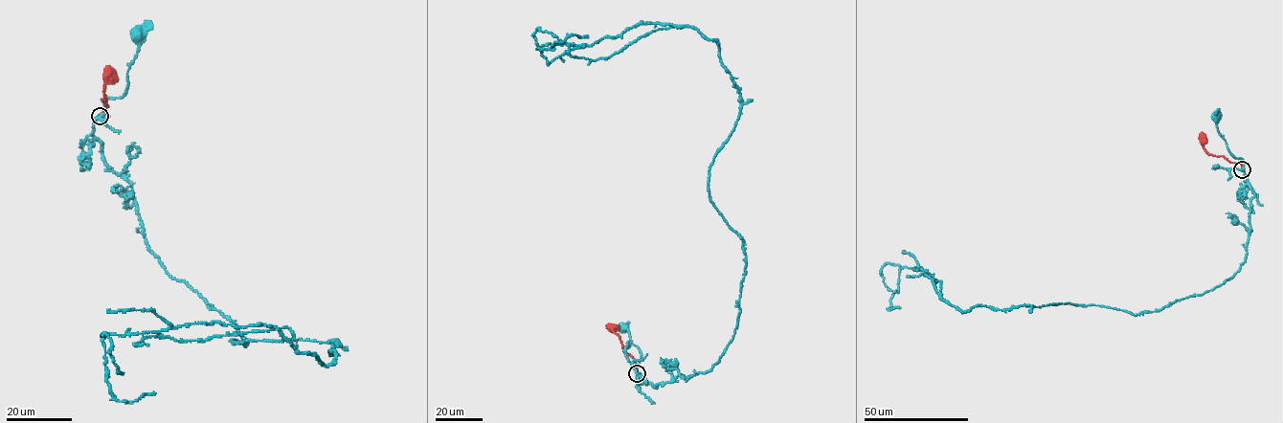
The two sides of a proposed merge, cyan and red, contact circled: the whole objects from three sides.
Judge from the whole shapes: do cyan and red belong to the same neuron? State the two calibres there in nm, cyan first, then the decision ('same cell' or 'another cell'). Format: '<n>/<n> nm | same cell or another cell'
280/300 nm | another cell

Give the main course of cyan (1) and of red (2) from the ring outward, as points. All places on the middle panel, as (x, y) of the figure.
1: (638, 373), (640, 352), (632, 344), (627, 328), (621, 329)
2: (638, 373), (635, 359), (624, 351), (620, 338), (611, 329), (613, 327)

